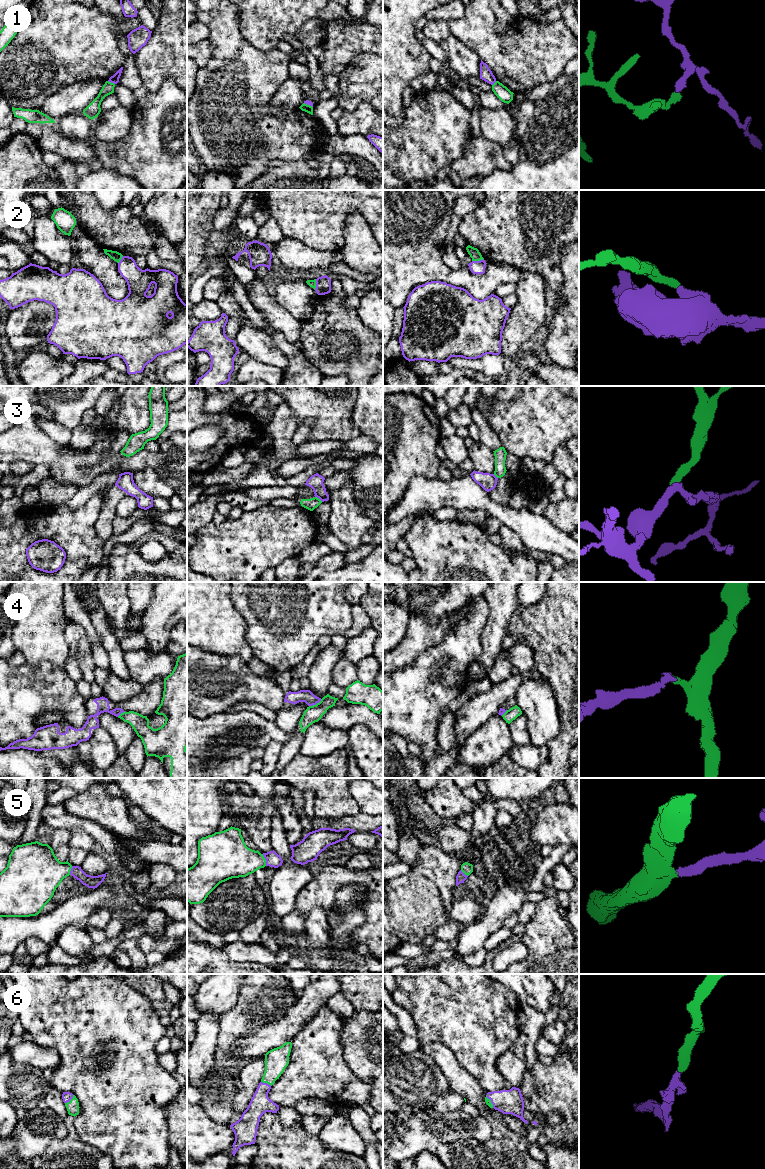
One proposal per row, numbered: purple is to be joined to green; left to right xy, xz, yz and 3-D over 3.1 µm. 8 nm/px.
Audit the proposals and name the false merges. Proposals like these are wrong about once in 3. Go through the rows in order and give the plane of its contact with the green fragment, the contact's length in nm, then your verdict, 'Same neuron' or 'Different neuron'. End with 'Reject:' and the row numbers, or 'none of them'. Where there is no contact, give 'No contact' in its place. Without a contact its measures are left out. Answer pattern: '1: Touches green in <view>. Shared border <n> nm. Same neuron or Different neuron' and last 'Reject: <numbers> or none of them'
1: Touches green in xy. Shared border 70 nm. Different neuron
2: Touches green in yz. Shared border 100 nm. Different neuron
3: Touches green in xz. Shared border 80 nm. Different neuron
4: Touches green in xz. Shared border 120 nm. Different neuron
5: Touches green in xz. Shared border 100 nm. Same neuron
6: Touches green in xy. Shared border 100 nm. Same neuron
Reject: 1, 2, 3, 4

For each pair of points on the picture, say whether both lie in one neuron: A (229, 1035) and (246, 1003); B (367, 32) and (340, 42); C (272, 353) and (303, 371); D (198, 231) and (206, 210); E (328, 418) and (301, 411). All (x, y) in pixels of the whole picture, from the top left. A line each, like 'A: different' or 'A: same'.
A: same
B: same
C: different
D: same
E: same

